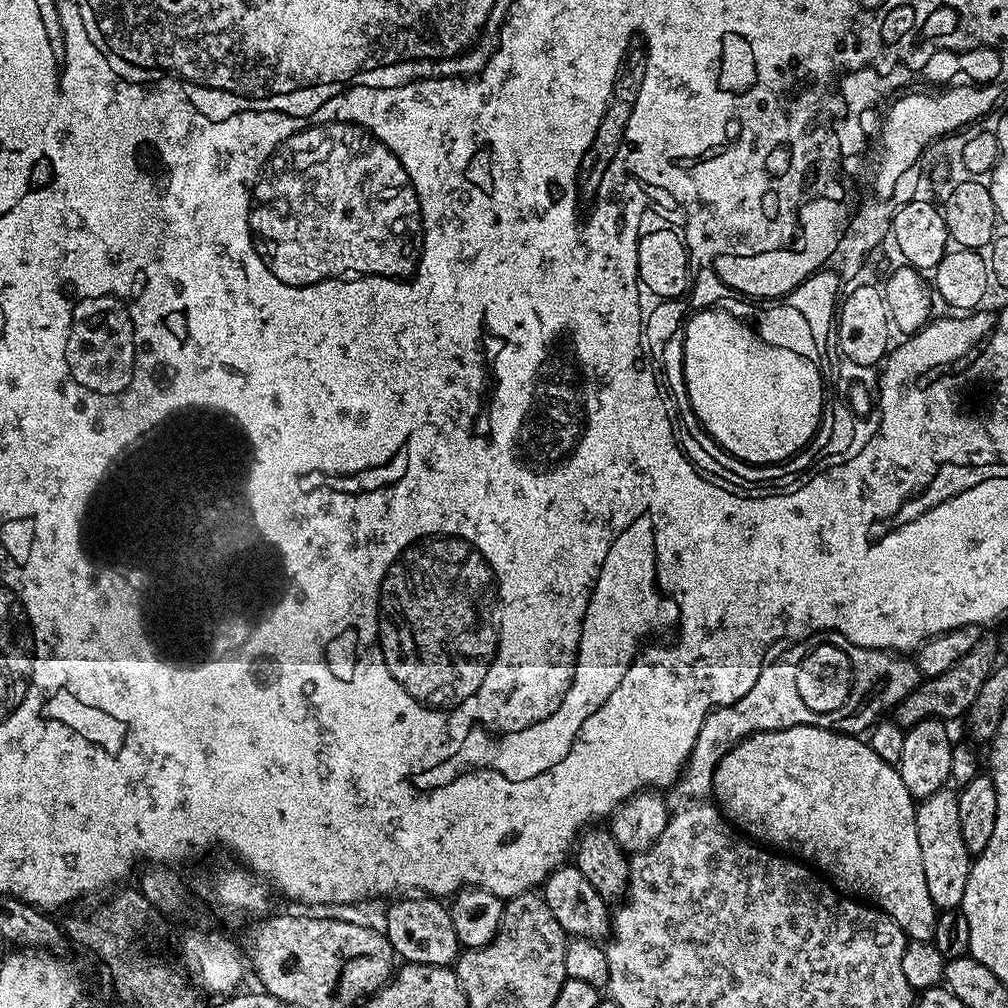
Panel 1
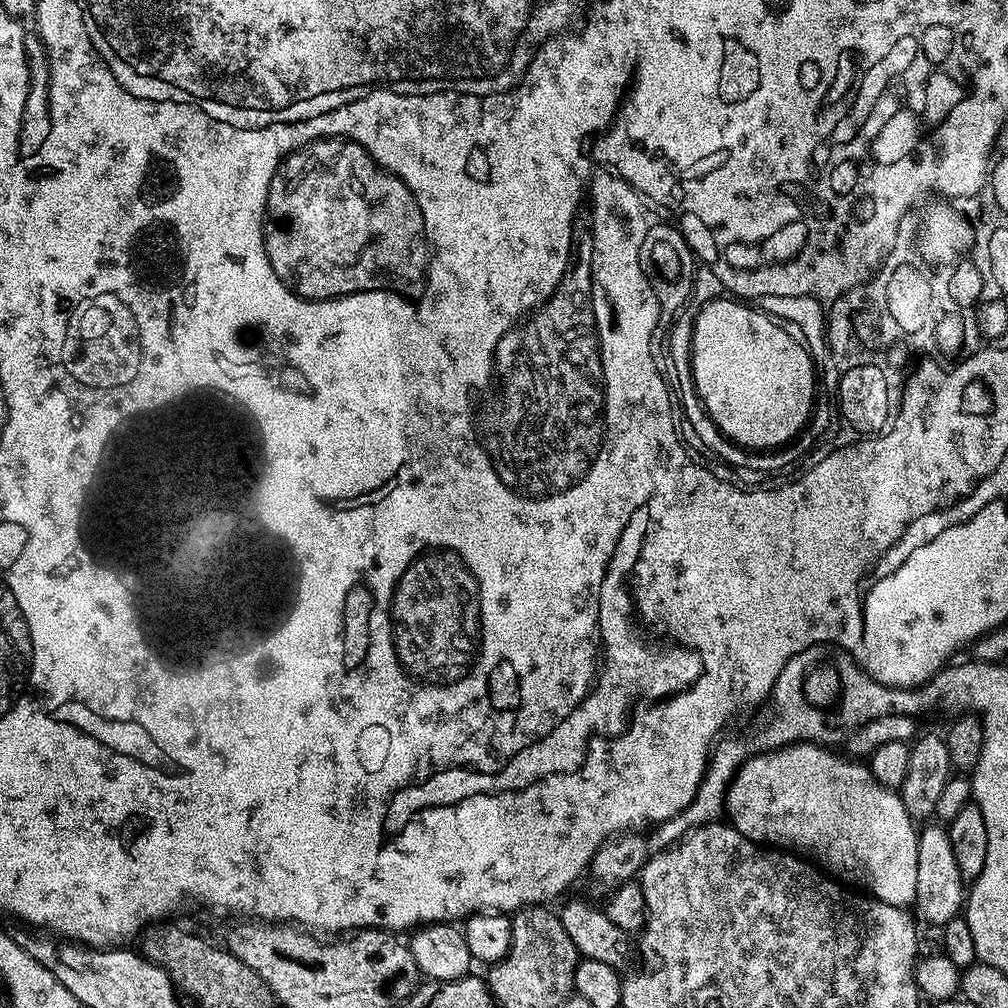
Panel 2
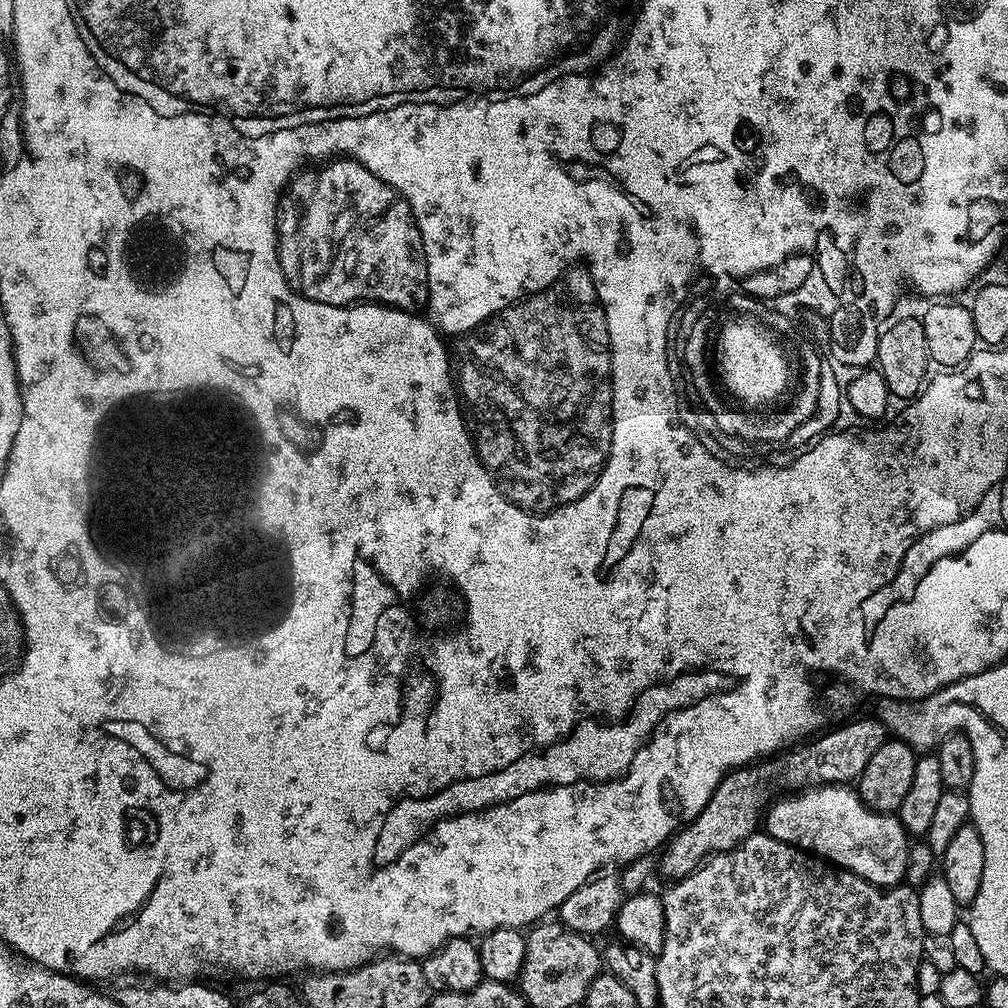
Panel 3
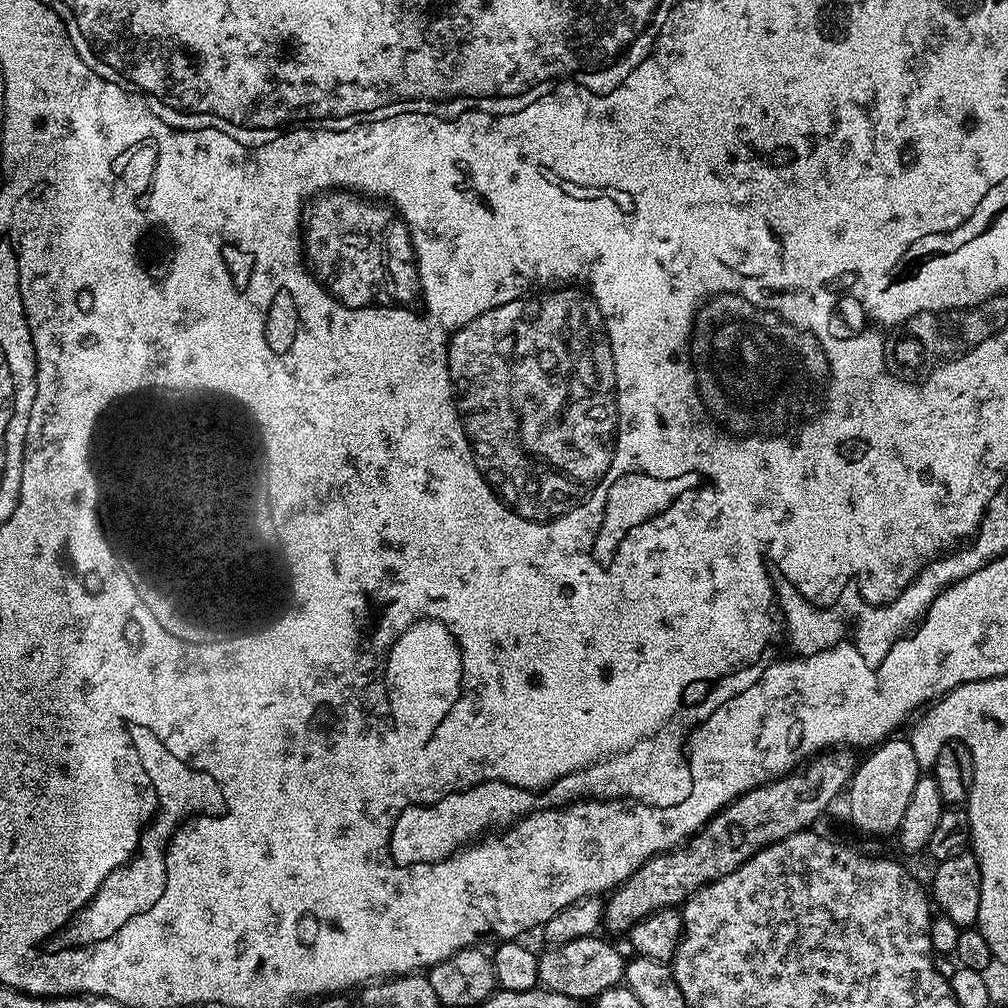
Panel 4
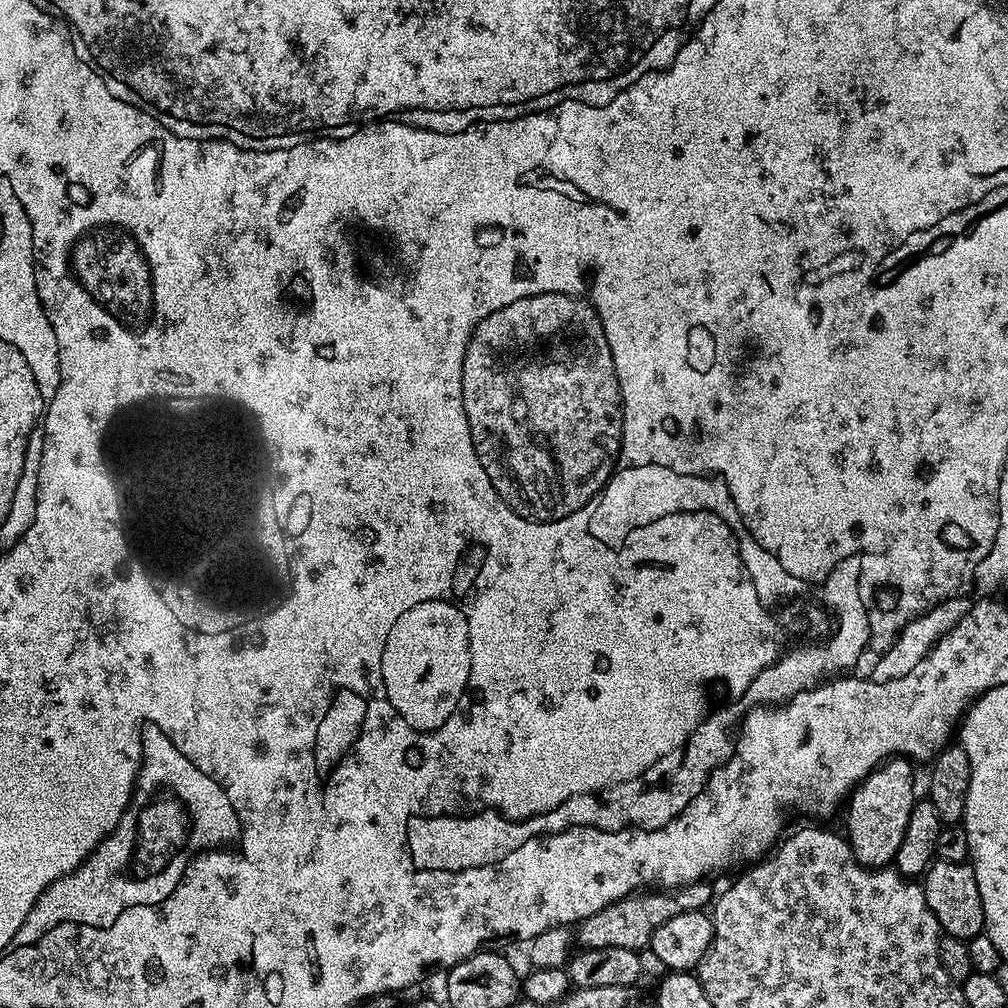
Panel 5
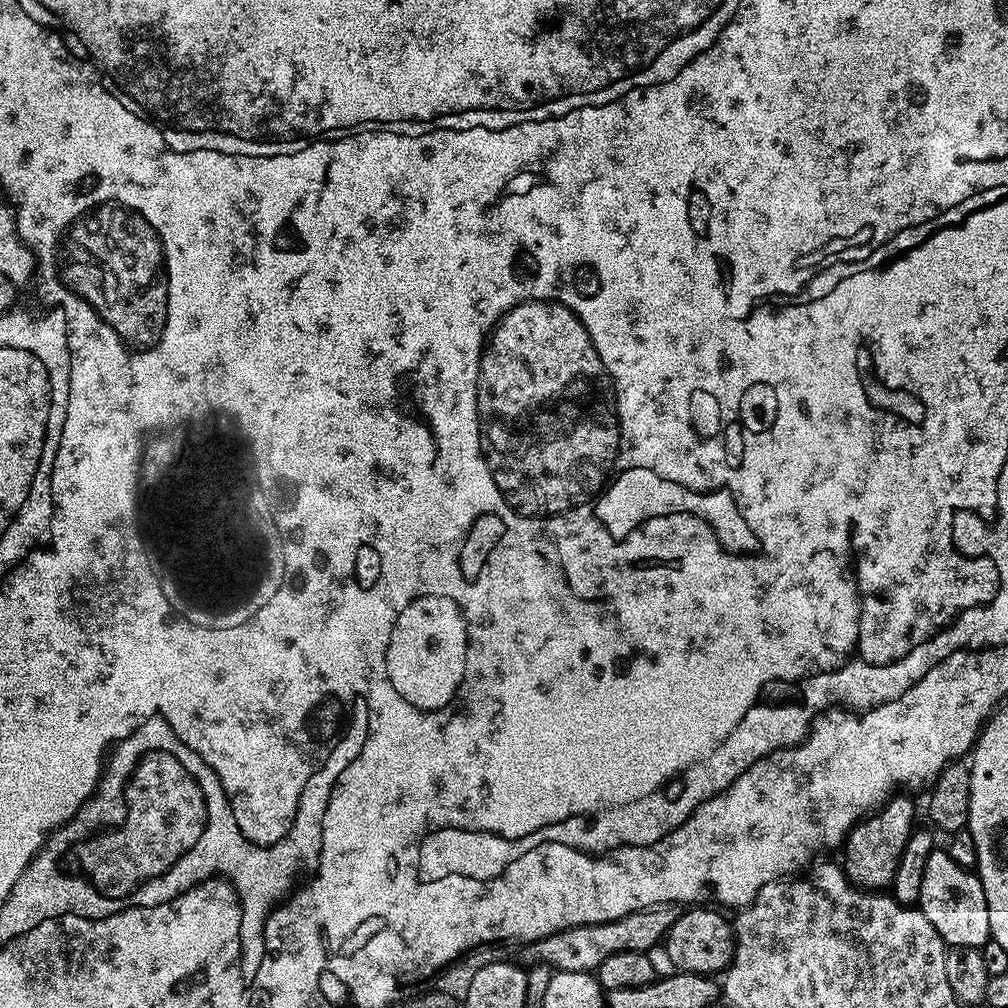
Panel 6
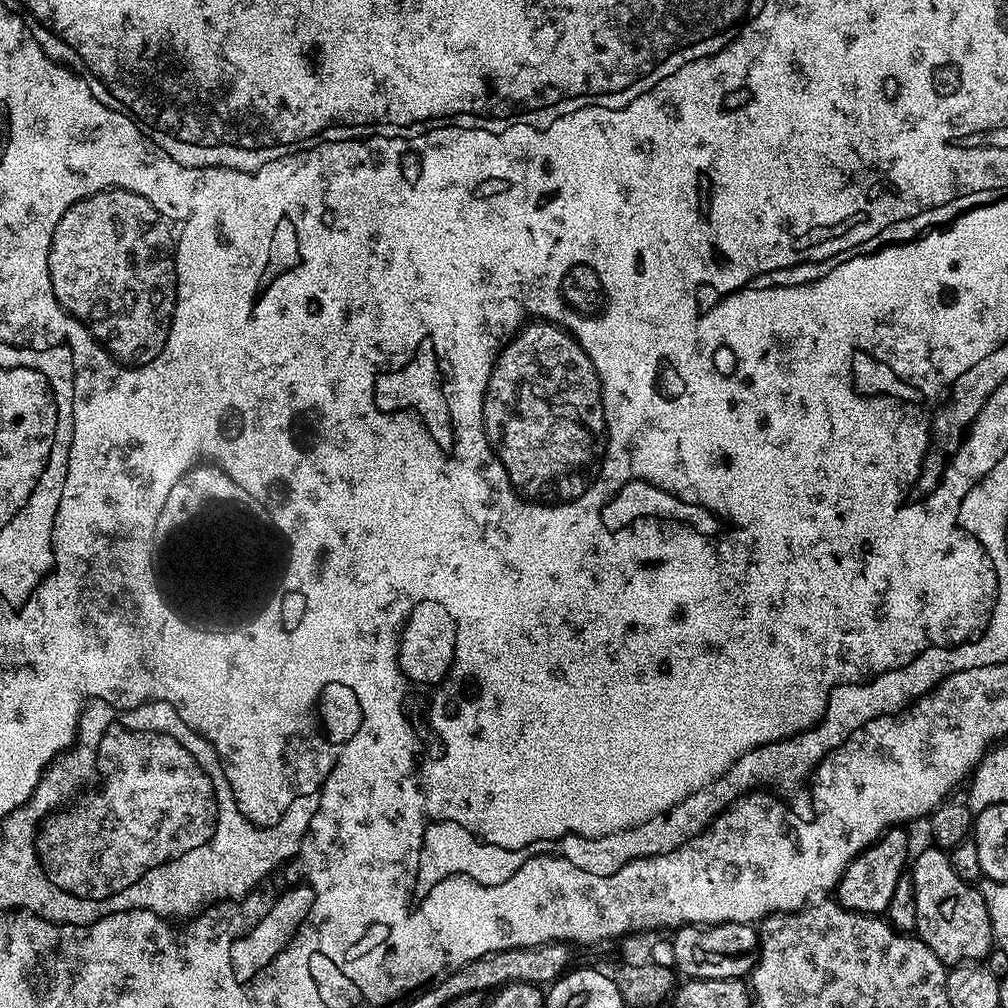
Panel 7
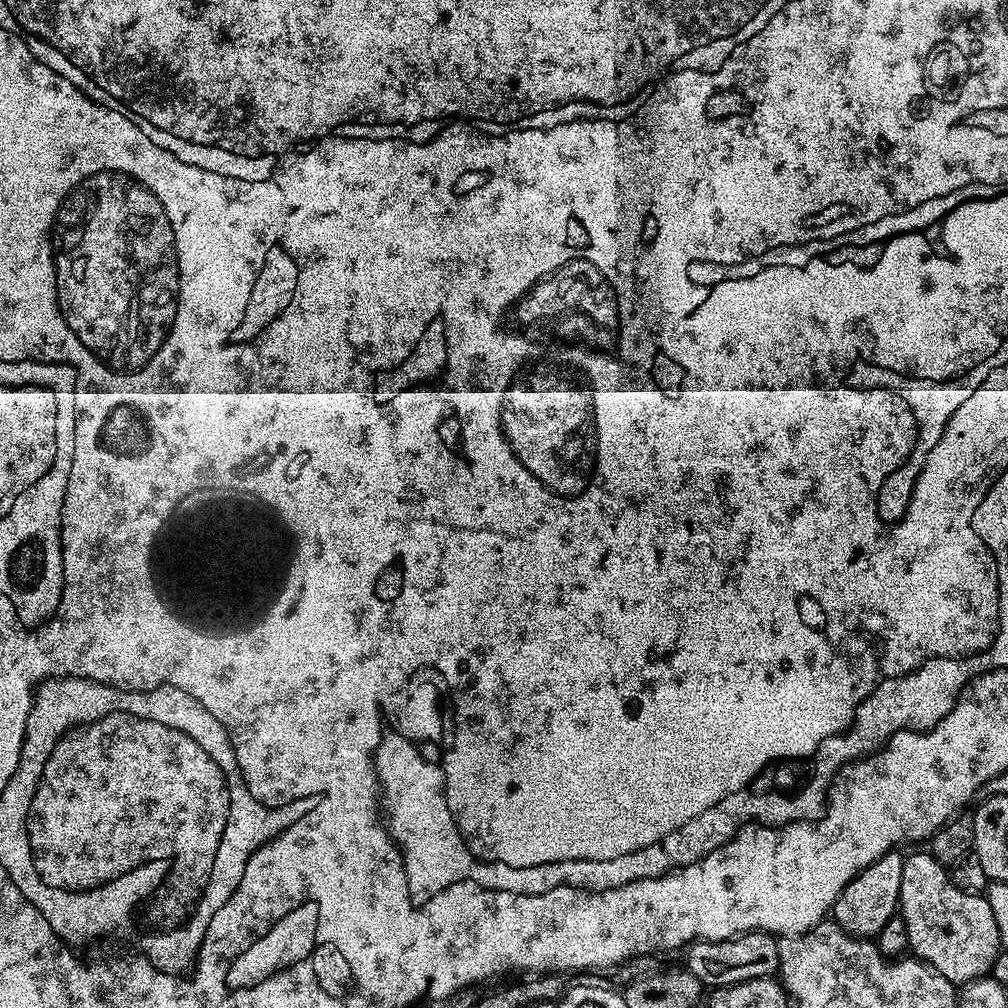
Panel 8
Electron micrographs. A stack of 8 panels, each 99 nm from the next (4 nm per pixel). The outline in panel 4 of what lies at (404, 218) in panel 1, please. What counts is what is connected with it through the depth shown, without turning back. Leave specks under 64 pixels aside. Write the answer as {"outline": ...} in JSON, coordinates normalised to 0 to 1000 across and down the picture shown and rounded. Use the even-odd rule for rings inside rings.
{"outline":[[[352,188],[320,191],[305,211],[304,221],[300,226],[300,246],[309,269],[317,281],[332,298],[344,306],[406,304],[405,302],[411,301],[412,298],[414,301],[418,297],[417,273],[413,267],[413,249],[409,243],[409,233],[405,231],[405,223],[401,221],[396,210],[384,200],[366,196]]]}

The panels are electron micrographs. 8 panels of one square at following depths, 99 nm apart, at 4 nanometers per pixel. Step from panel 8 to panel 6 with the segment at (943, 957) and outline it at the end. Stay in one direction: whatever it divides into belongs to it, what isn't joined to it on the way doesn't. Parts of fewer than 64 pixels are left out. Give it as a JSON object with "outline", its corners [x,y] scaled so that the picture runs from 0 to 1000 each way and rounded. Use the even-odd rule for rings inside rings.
{"outline":[[[926,843],[923,851],[919,851],[919,867],[915,867],[911,900],[915,907],[919,907],[919,911],[923,911],[923,919],[931,923],[938,938],[972,941],[982,932],[982,907],[971,868],[950,859],[939,843]]]}

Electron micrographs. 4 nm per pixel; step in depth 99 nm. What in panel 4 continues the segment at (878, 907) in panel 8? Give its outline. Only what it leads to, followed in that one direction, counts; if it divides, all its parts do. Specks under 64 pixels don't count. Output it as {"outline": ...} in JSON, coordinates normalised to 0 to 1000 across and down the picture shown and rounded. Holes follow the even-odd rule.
{"outline":[[[882,732],[877,735],[876,738],[870,738],[868,742],[864,743],[860,747],[861,750],[852,755],[849,760],[849,766],[845,770],[845,775],[841,777],[841,781],[839,783],[839,794],[841,790],[841,810],[845,813],[845,817],[850,821],[851,824],[854,825],[857,829],[885,829],[888,830],[893,823],[893,816],[895,815],[895,811],[899,808],[899,800],[903,797],[903,788],[907,788],[907,780],[909,777],[913,775],[915,769],[915,763],[913,757],[911,756],[911,752],[907,752],[907,740],[903,740],[903,736],[900,732],[893,732],[893,734],[889,734],[890,732]]]}

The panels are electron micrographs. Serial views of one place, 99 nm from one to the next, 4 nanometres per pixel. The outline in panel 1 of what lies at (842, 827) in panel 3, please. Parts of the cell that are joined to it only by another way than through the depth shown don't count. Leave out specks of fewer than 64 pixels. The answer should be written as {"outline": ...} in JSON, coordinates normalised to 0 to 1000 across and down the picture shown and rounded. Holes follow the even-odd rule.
{"outline":[[[803,718],[784,720],[780,724],[768,724],[767,726],[750,726],[746,730],[741,730],[739,734],[735,734],[712,755],[708,764],[705,789],[708,791],[708,797],[714,803],[718,813],[733,822],[739,830],[749,831],[755,838],[761,839],[771,846],[781,847],[783,850],[805,859],[811,866],[820,870],[834,886],[844,887],[846,890],[856,891],[858,894],[864,895],[874,905],[878,905],[897,924],[897,928],[902,934],[924,934],[931,902],[928,895],[923,891],[923,883],[919,879],[919,867],[915,863],[915,843],[911,843],[910,795],[905,793],[903,784],[899,784],[899,780],[893,771],[892,761],[875,756],[875,752],[871,752],[871,748],[867,748],[864,740],[852,729],[826,726],[824,722],[813,722]]]}

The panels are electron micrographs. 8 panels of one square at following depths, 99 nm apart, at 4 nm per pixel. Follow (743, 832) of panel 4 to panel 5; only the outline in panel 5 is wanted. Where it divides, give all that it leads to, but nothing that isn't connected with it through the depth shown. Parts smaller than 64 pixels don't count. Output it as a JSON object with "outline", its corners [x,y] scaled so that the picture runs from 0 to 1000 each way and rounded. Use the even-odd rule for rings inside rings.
{"outline":[[[698,873],[676,878],[668,884],[635,883],[605,899],[597,899],[593,907],[585,907],[585,911],[574,914],[575,926],[570,926],[569,933],[576,941],[601,942],[601,938],[617,938],[617,942],[635,944],[646,936],[649,923],[658,915],[663,915],[672,907],[697,904],[707,891],[708,884]]]}

